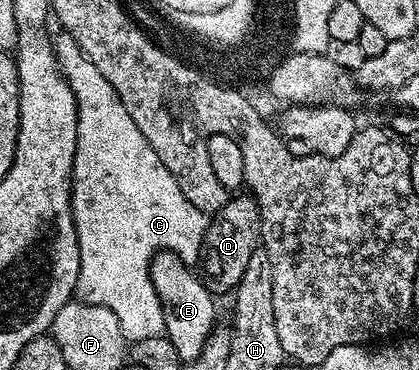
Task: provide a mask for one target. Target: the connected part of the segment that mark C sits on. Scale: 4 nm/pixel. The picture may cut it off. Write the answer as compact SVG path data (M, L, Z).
M58 33L53 36L54 54L66 84L72 89L78 106L78 132L76 133L76 157L74 176L70 182L70 212L76 225L76 237L80 241L80 273L77 298L92 305L102 305L116 313L116 321L122 323L122 334L133 341L144 337L156 337L165 332L162 303L150 280L150 263L158 251L171 251L181 259L197 260L202 254L202 242L208 217L176 185L176 177L164 169L164 161L156 157L156 149L144 141L144 133L136 129L136 121L128 117L124 101L108 85L100 69L88 61L88 57L76 45L71 35Z

